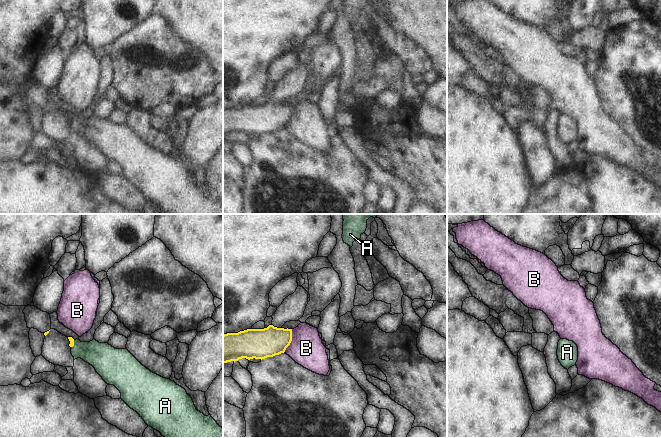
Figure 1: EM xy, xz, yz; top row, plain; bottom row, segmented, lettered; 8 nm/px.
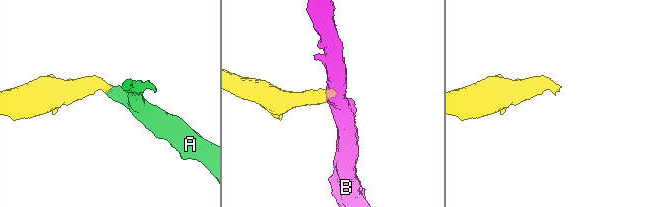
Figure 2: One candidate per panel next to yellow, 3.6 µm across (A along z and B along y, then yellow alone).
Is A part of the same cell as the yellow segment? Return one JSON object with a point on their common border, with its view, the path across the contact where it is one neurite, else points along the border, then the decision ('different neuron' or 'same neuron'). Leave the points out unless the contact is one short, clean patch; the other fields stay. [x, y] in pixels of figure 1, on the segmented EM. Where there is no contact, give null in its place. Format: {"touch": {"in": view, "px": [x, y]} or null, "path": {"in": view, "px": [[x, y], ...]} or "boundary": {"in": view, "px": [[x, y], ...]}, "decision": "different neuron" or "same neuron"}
{"touch": {"in": "xy", "px": [73, 344]}, "path": {"in": "xy", "px": [[71, 339], [73, 344], [79, 349], [101, 356]]}, "decision": "same neuron"}

